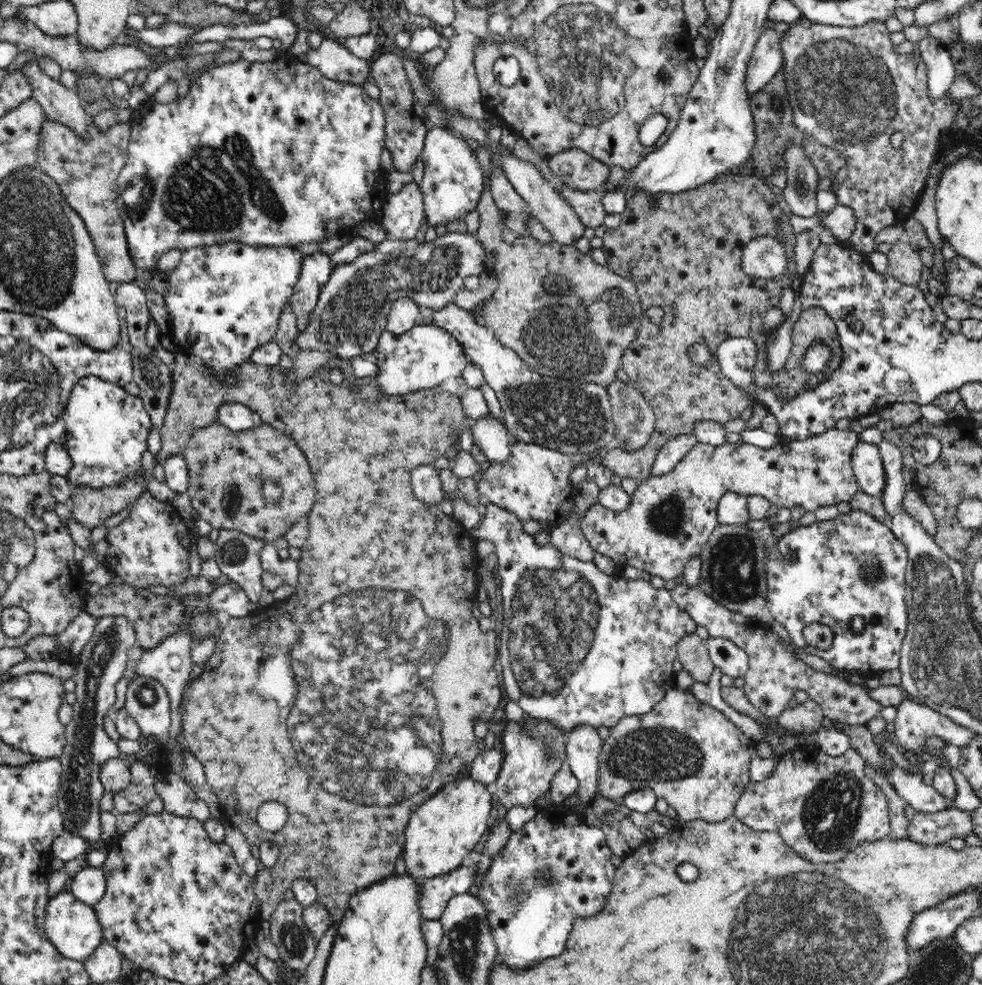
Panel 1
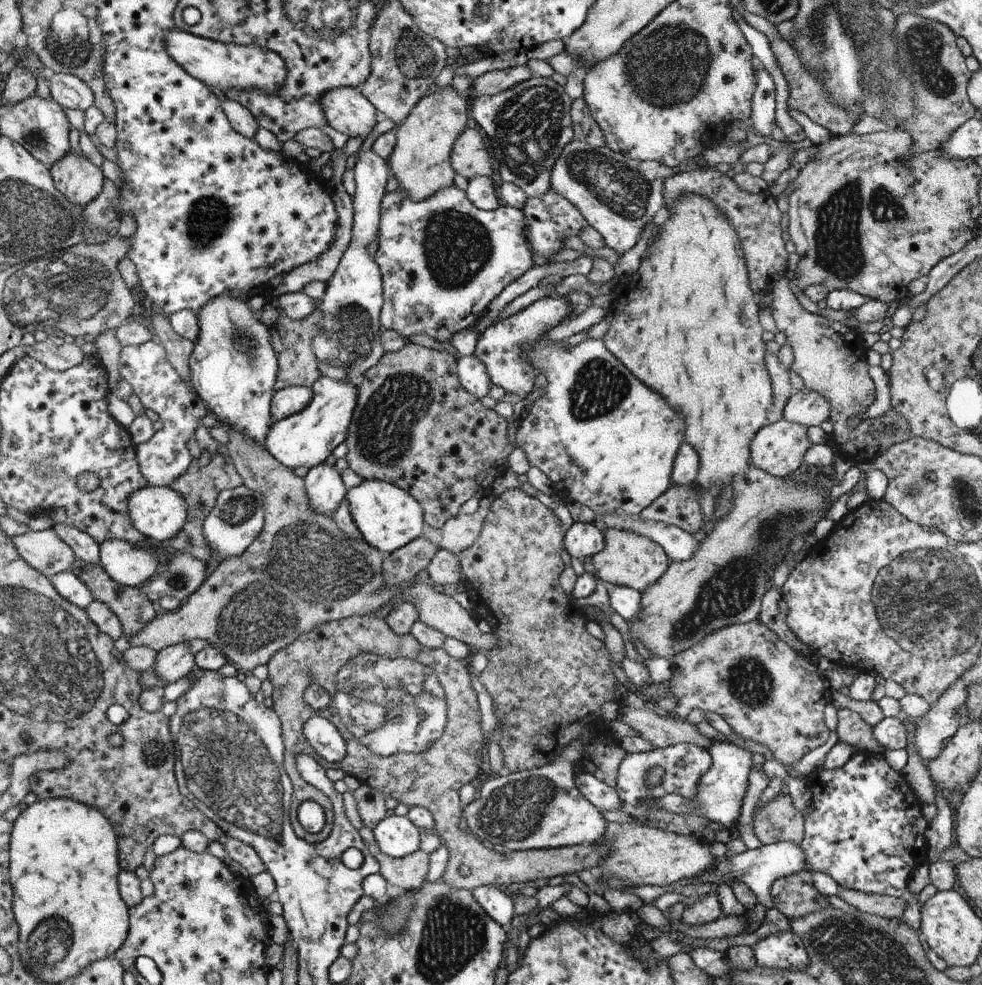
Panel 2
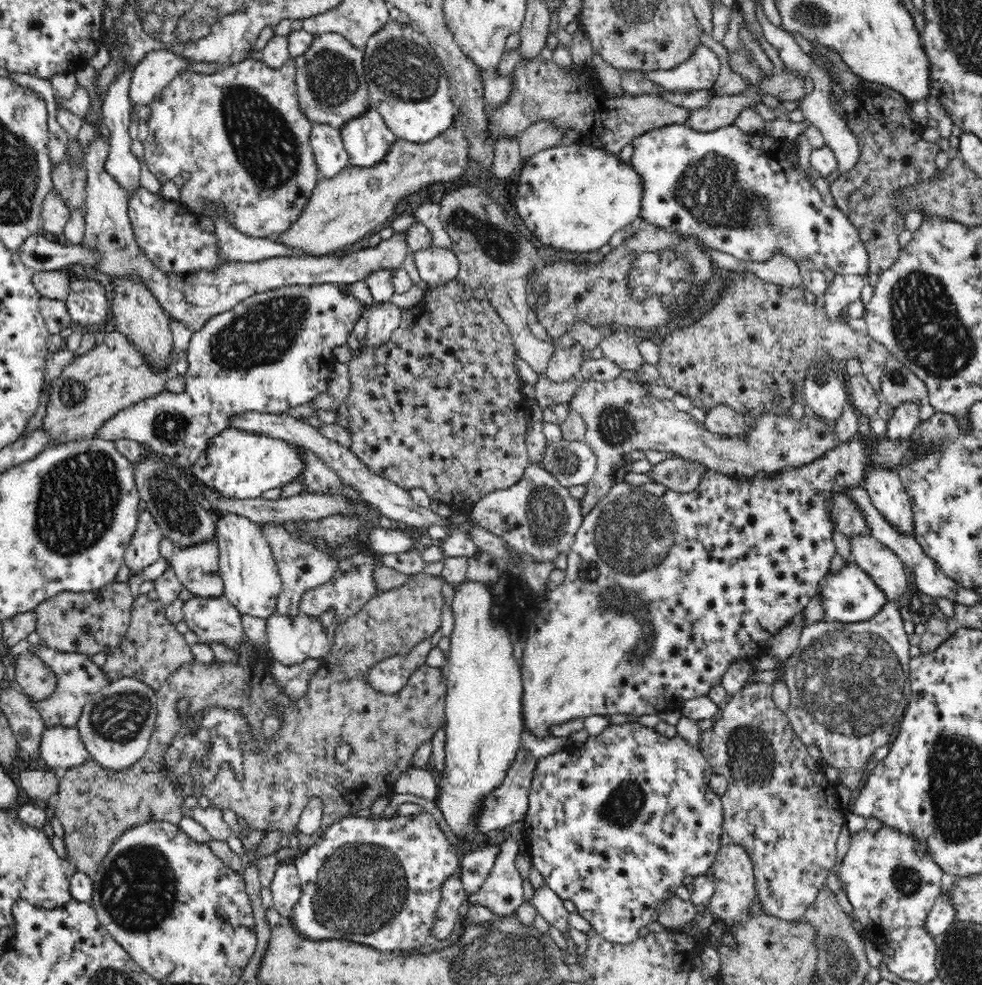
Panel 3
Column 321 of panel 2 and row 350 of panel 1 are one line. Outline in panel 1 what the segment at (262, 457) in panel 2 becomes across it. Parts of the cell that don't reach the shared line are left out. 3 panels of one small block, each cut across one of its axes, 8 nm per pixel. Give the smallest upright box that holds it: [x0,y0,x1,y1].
[474,144,643,388]

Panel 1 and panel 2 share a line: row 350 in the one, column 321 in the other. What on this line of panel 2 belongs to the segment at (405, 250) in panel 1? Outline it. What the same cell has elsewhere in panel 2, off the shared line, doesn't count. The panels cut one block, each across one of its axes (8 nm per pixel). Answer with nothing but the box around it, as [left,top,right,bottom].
[312,148,389,383]

